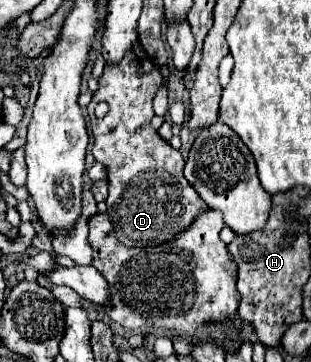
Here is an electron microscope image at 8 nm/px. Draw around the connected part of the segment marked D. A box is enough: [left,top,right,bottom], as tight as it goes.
[88,53,208,247]

